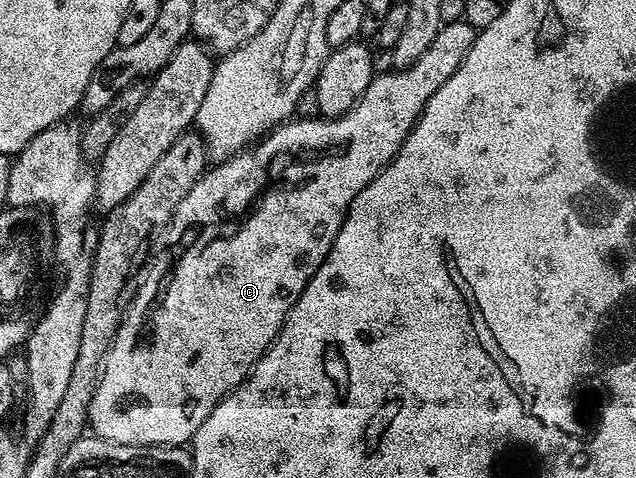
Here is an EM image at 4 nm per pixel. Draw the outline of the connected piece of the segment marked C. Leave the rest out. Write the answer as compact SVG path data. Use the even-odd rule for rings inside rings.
M463 19L445 23L441 26L438 37L430 41L430 49L426 49L409 67L388 69L385 75L373 74L370 85L362 93L360 100L345 115L315 117L316 119L292 117L287 122L274 127L255 145L249 145L224 162L217 162L205 170L190 189L190 193L186 193L171 223L163 232L164 248L157 255L155 252L151 256L147 264L148 272L146 267L143 272L144 280L141 281L132 304L129 307L127 304L126 314L121 318L120 327L116 330L114 341L106 353L100 369L100 379L96 383L94 397L90 401L88 410L88 427L93 436L135 447L175 447L187 444L192 435L198 433L202 421L210 417L213 409L220 404L220 400L246 379L256 362L268 352L277 333L282 329L284 319L290 313L294 301L298 301L298 297L330 253L332 239L338 233L344 214L350 209L354 197L358 197L358 193L362 193L362 189L366 189L366 185L370 185L370 181L374 181L380 170L395 157L398 149L406 141L406 137L412 132L417 119L424 112L424 106L428 104L430 97L434 97L440 86L450 81L450 77L454 77L458 65L462 65L466 53L470 53L474 45L477 34L477 28L471 27Z

